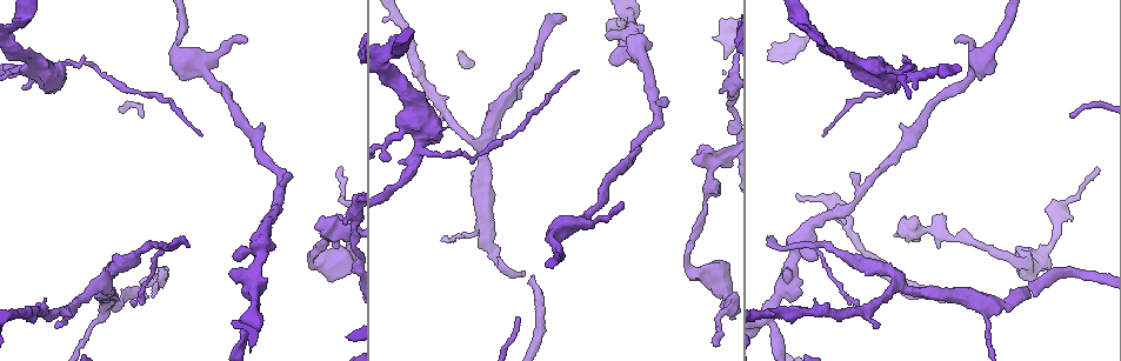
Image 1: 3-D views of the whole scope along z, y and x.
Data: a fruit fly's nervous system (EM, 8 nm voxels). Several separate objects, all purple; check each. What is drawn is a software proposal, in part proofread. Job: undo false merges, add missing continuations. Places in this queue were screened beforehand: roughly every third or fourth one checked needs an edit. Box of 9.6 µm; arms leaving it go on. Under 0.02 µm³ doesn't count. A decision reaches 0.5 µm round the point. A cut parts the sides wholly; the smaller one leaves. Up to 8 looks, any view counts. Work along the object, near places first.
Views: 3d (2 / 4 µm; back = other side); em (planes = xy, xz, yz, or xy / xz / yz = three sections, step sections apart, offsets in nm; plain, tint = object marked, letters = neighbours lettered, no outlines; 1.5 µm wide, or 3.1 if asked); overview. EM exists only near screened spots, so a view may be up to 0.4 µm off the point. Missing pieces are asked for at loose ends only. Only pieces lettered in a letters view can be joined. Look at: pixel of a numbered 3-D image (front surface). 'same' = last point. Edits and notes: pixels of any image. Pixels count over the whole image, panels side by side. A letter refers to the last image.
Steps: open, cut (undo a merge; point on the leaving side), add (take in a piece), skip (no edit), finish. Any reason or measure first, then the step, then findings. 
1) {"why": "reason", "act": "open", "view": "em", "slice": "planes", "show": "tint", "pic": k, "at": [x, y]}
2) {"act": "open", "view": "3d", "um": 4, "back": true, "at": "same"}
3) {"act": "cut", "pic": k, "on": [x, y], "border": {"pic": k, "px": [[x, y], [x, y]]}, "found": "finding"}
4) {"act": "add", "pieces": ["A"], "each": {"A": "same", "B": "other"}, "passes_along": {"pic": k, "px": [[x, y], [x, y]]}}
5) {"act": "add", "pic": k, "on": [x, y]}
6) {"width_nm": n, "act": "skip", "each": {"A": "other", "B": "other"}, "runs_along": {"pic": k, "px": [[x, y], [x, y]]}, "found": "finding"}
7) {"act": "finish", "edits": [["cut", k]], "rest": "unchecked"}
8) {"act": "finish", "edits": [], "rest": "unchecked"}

{"why": "tapers out", "act": "open", "view": "em", "slice": "planes", "show": "tint", "pic": 1, "at": [1097, 167]}

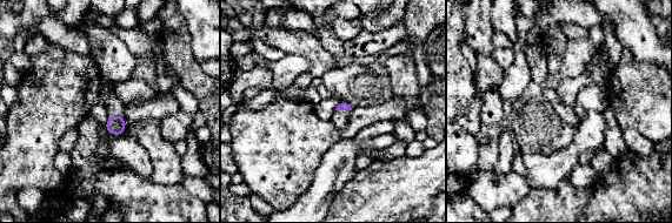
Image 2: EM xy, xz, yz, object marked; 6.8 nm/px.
{"why": "see the neighbours", "act": "open", "view": "em", "slice": "planes", "show": "letters", "at": "same"}

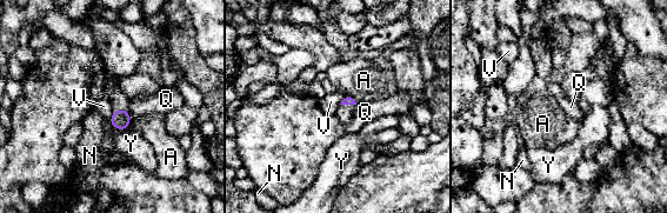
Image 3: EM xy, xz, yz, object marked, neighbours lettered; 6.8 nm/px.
{"act": "skip", "each": {"A": "other", "N": "other", "Q": "other", "V": "other", "Y": "other"}, "border": {"pic": 3, "px": [[113, 110], [108, 121]]}, "found": "no lettered piece goes on from it"}

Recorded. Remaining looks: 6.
{"why": "narrows sharply", "act": "open", "view": "em", "slice": "planes", "show": "letters", "pic": 1, "at": [704, 205]}

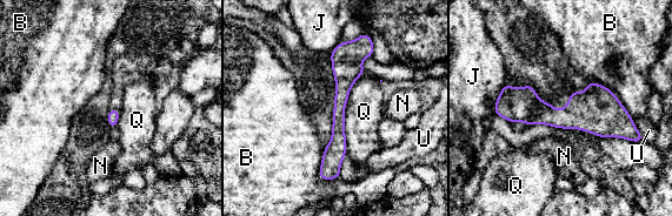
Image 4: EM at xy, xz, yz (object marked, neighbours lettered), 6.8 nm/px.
{"longest_contact_nm": ["Q", 600], "act": "skip", "each": {"B": "other", "J": "other", "N": "other", "Q": "other", "U": "other"}, "runs_along": {"pic": 4, "px": [[500, 106], [607, 117], [637, 136]]}, "found": "one neuron here"}

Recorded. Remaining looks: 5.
{"why": "an open end", "act": "open", "view": "em", "slice": "xy", "step": 8, "show": "plain", "pic": 1, "at": [1035, 296]}

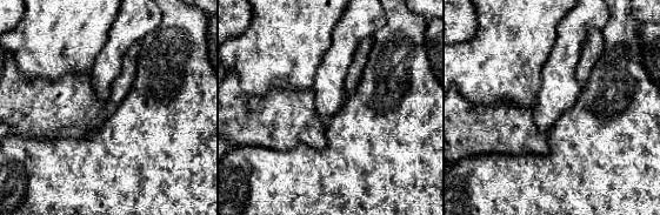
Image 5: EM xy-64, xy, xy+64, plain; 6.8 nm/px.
{"why": "see the neighbours", "act": "open", "view": "em", "slice": "xy", "step": 8, "show": "letters", "at": "same"}

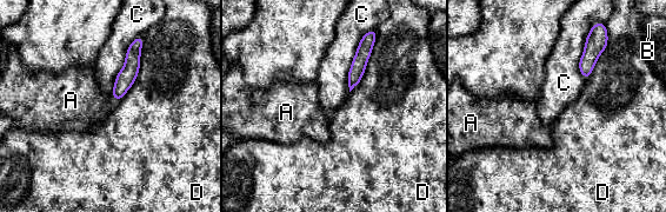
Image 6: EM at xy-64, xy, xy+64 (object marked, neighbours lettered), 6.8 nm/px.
{"act": "skip", "each": {"A": "other", "B": "other", "C": "other", "D": "other"}, "runs_along": {"pic": 6, "px": [[140, 39], [117, 97]]}, "found": "no lettered piece goes on from it"}

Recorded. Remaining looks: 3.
{"act": "finish", "edits": [], "rest": "unchecked"}

